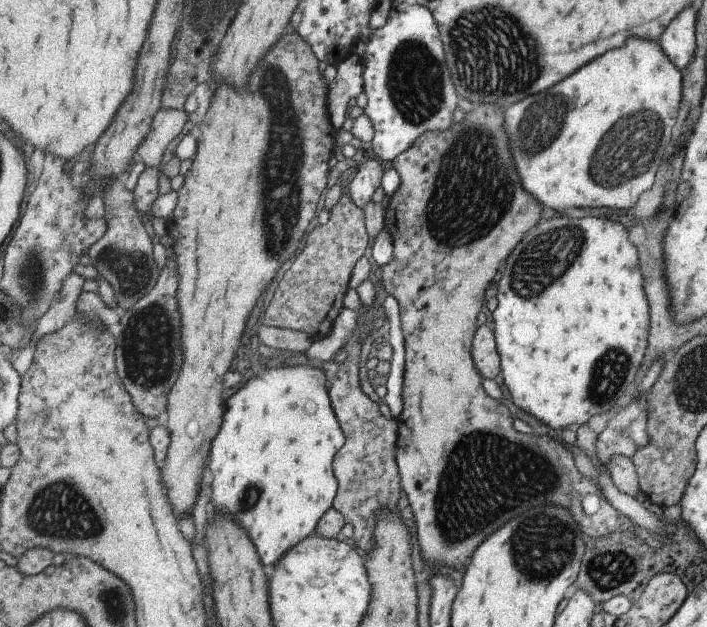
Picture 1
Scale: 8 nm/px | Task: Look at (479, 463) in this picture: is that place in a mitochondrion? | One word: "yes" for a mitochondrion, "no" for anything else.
yes

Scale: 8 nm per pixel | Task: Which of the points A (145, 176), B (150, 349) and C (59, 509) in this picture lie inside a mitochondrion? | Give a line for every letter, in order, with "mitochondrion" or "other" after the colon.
A: other
B: mitochondrion
C: mitochondrion

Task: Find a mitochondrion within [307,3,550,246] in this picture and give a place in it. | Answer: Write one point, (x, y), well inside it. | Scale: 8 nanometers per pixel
(414, 82)

